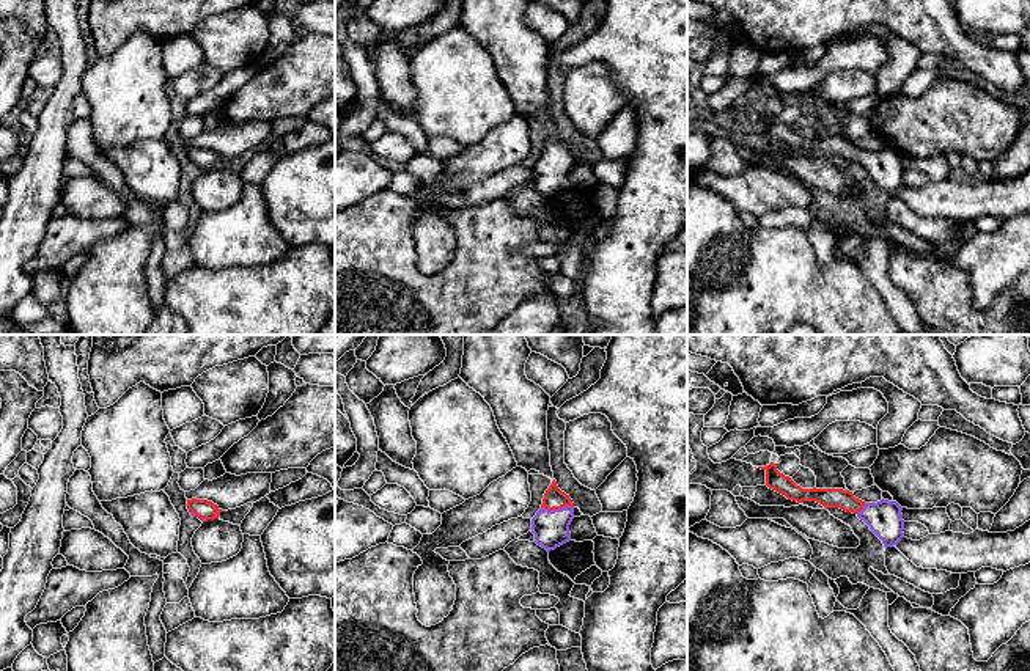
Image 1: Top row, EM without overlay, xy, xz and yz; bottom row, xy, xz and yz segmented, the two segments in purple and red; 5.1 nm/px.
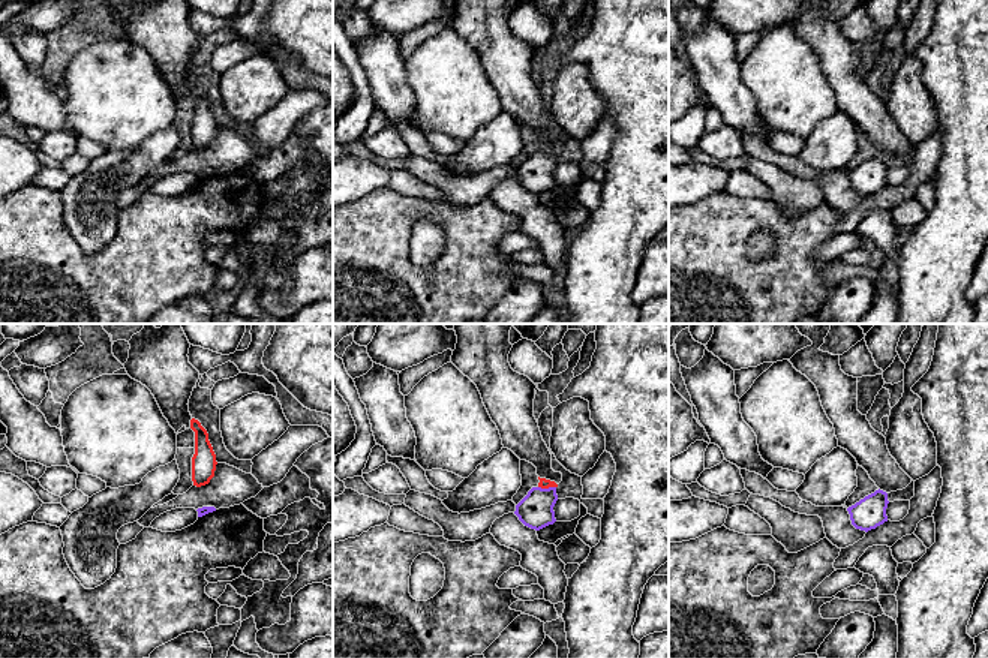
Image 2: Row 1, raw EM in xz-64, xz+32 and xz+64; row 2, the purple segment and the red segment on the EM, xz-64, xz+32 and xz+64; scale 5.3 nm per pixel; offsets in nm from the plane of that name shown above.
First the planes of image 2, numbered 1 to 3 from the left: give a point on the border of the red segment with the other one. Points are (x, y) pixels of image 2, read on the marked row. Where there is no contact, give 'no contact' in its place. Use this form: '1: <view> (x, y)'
1: no contact
2: xz+32 (549, 487)
3: no contact

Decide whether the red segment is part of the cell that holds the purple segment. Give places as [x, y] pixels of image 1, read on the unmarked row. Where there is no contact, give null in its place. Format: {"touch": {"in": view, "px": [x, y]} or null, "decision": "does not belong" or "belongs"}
{"touch": {"in": "xz", "px": [557, 157]}, "decision": "belongs"}

